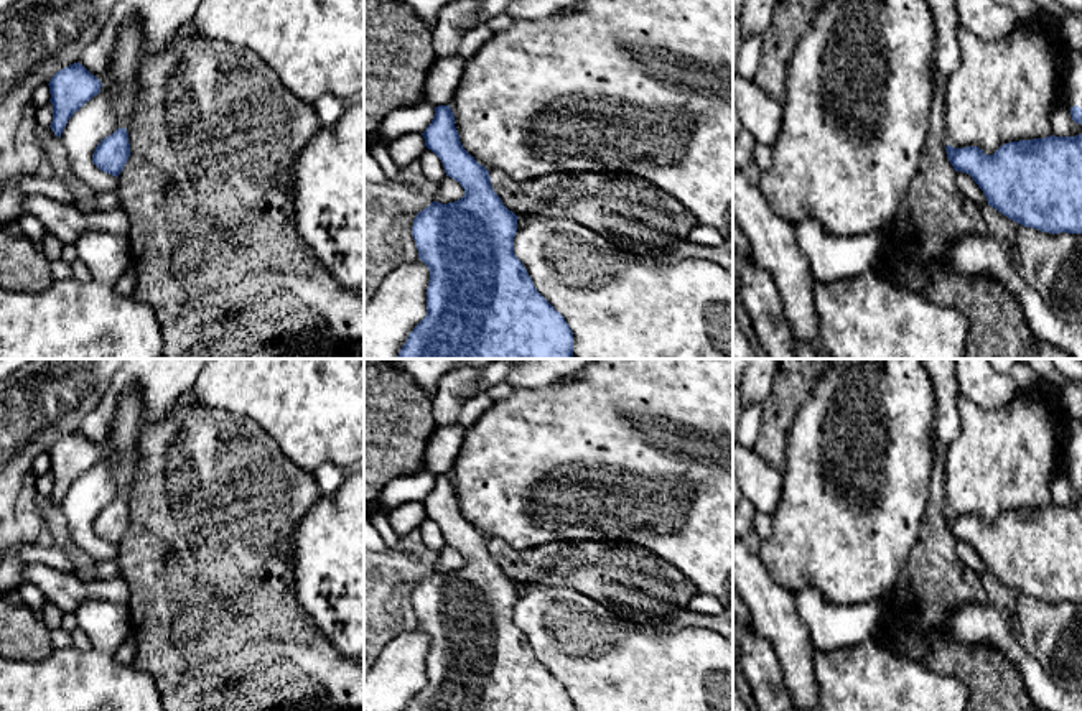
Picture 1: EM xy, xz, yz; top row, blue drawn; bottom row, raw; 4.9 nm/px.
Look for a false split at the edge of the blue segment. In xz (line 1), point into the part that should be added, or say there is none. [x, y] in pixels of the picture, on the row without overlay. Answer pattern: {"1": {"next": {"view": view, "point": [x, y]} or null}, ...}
{"1": {"next": null}}

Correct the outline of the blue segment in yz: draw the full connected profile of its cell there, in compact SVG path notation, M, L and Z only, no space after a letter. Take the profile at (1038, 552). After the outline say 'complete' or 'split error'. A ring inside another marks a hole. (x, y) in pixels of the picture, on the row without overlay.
M1082 502L1001 514L993 523L978 515L945 515L955 540L967 541L983 560L988 574L1008 588L1049 602L1082 602Z; complete

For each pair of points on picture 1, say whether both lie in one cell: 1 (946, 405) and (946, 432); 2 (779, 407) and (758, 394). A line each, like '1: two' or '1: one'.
1: one
2: two

